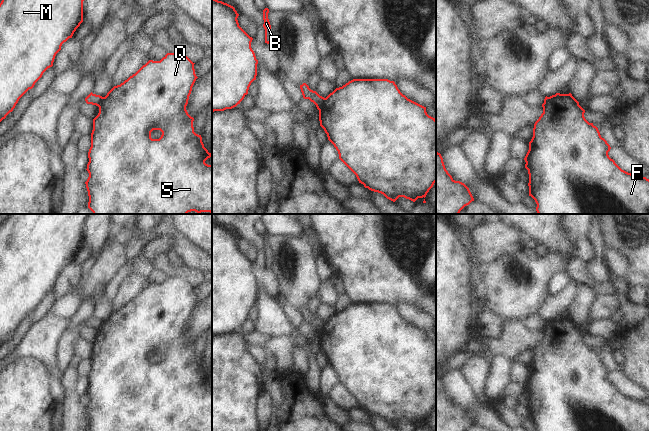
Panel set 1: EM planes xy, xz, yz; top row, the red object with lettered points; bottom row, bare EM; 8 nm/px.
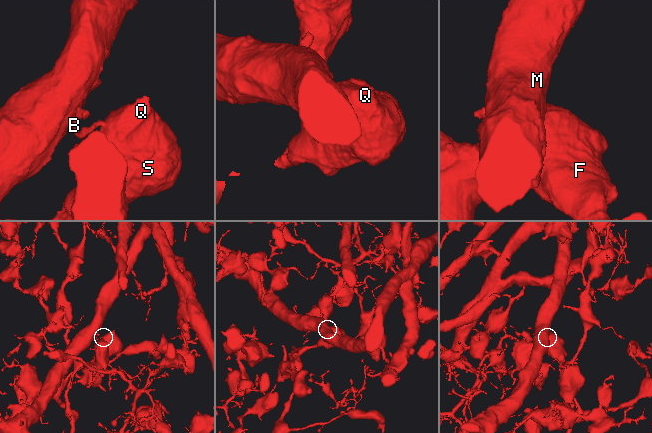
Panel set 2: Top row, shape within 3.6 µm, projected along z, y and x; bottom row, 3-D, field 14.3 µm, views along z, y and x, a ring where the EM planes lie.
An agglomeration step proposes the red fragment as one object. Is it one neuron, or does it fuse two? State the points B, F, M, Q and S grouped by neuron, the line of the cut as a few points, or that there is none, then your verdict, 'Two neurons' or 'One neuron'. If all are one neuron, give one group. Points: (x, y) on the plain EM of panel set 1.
Groups: B / F M Q S. Split along xz (325, 322), (322, 327), (316, 330). Two neurons.

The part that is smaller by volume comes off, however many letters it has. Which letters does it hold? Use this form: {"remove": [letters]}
{"remove": ["B"]}

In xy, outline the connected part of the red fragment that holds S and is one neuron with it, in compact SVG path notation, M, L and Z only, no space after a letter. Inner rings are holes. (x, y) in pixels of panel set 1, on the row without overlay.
M167 277L160 285L149 284L135 298L120 309L114 310L103 321L98 329L99 337L93 343L91 371L88 376L89 386L86 394L89 401L85 406L89 420L88 431L212 431L212 388L205 387L208 382L212 381L212 378L204 371L201 359L194 356L194 342L186 334L192 311L198 302L194 288L186 279ZM153 354L162 356L159 363L151 362Z

